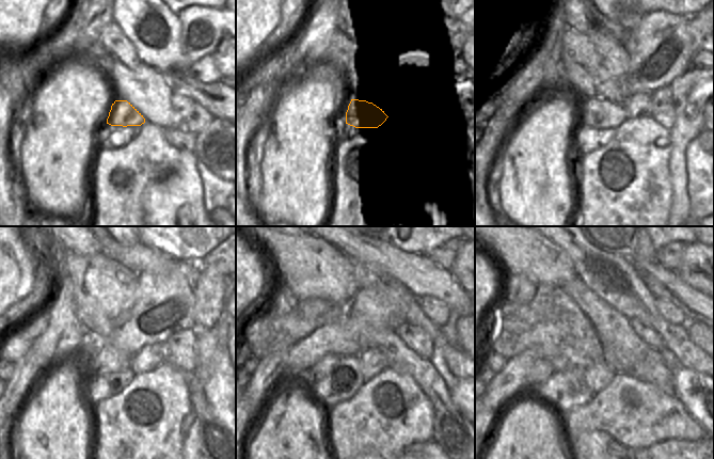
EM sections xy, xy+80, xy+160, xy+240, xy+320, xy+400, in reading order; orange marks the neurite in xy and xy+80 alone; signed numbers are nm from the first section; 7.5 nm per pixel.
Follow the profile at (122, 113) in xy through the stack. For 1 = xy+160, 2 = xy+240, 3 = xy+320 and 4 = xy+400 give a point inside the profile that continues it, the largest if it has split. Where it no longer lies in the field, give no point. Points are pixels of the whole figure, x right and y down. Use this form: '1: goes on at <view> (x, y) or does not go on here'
1: goes on at xy+160 (600, 113)
2: goes on at xy+240 (109, 358)
3: goes on at xy+320 (327, 363)
4: goes on at xy+400 (542, 369)

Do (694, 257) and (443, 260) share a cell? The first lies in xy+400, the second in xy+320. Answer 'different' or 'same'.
different

